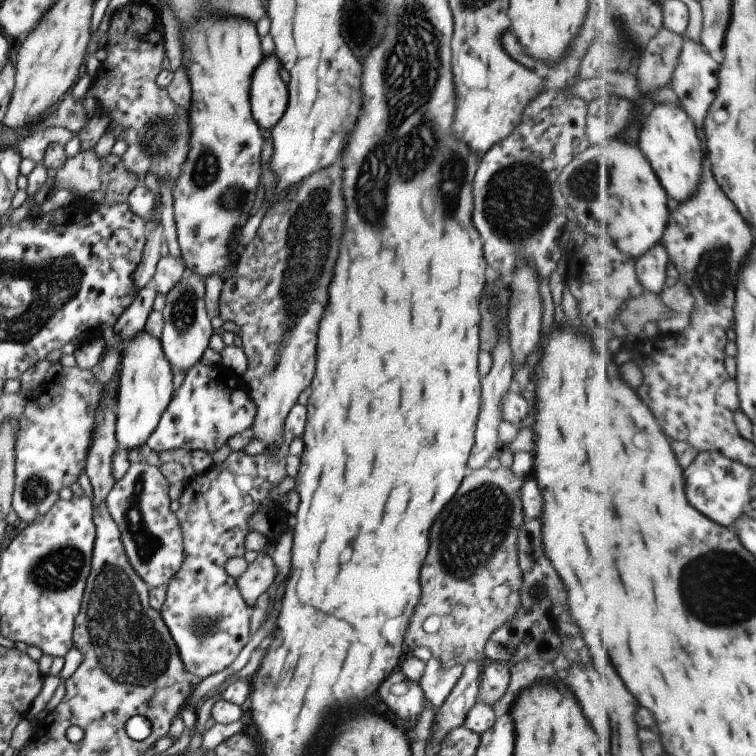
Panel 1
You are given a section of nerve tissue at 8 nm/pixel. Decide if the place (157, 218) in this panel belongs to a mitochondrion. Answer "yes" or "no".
no

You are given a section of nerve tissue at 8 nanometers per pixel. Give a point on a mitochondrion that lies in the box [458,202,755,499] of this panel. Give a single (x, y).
(712, 273)

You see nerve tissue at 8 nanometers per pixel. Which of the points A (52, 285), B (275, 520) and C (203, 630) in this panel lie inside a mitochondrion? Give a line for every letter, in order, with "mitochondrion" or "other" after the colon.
A: mitochondrion
B: other
C: mitochondrion

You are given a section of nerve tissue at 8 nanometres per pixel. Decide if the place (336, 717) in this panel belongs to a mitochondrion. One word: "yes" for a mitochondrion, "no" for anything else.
no

